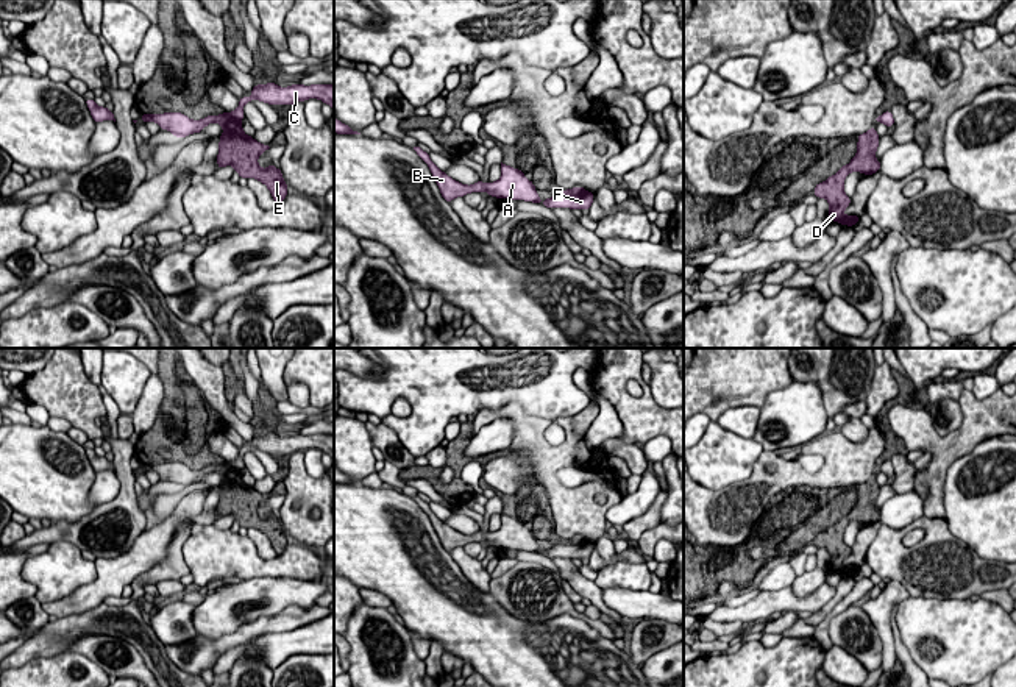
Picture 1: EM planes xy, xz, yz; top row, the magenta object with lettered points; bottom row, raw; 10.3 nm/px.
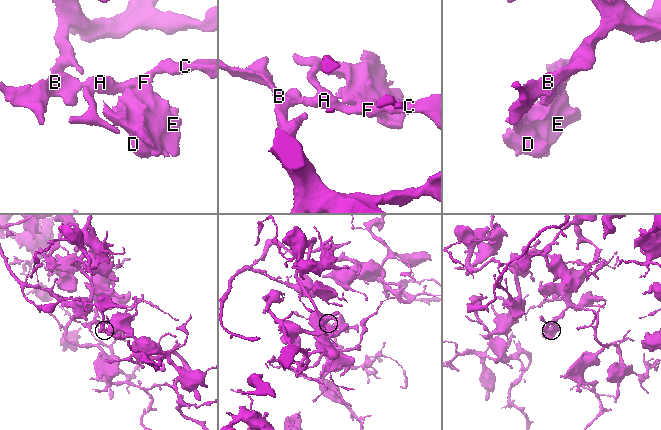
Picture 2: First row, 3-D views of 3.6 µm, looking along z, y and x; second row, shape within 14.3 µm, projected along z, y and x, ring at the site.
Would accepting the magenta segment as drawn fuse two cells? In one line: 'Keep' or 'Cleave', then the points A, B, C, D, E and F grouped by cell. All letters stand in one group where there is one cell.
Cleave. Groups: A B C F / D E

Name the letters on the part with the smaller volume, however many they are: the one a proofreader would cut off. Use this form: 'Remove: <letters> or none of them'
Remove: D, E

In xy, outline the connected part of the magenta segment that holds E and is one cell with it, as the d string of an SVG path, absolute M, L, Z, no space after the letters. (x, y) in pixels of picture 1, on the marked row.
M225 117L217 123L222 125L223 134L218 136L218 169L233 166L234 172L240 178L254 178L265 184L276 201L276 206L282 203L287 195L287 184L279 169L270 164L267 169L261 169L258 158L270 147L259 144L254 137L247 136L242 130L240 120Z

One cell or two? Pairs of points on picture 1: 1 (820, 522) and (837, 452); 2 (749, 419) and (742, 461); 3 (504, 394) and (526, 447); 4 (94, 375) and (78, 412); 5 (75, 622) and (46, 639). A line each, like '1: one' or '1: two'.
1: two
2: two
3: two
4: two
5: one

